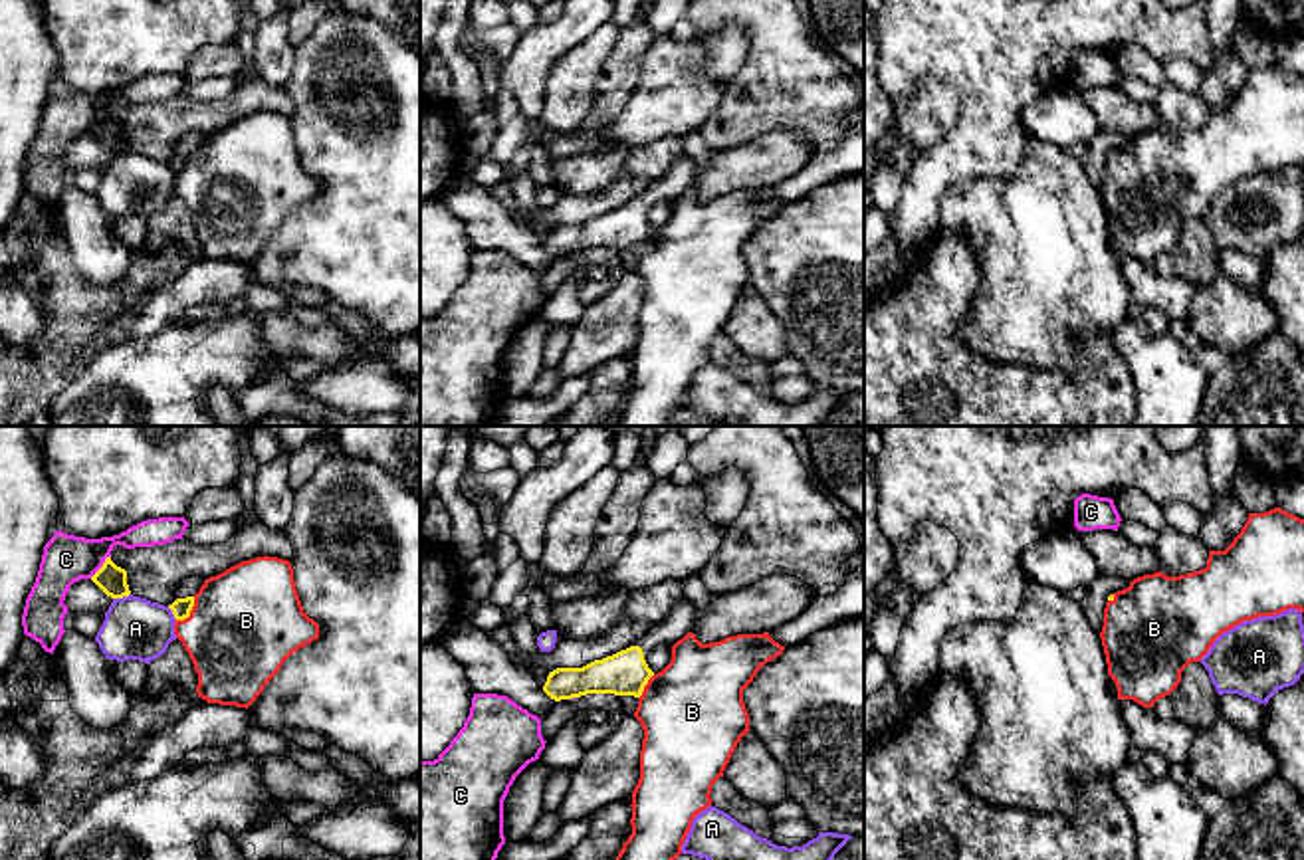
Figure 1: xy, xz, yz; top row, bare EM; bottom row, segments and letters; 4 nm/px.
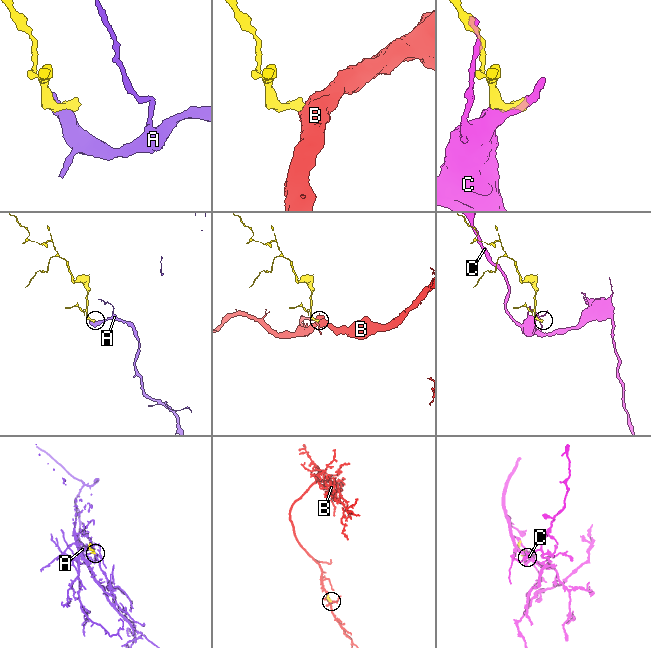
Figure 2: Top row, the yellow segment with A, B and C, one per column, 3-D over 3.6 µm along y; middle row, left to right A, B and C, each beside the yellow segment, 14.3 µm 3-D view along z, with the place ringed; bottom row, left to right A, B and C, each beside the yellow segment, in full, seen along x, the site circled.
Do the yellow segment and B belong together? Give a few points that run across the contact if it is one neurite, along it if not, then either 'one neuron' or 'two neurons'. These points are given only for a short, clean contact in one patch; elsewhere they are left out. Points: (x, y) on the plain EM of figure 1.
line xy (181, 163), (189, 169), (203, 177), (246, 177); one neuron

